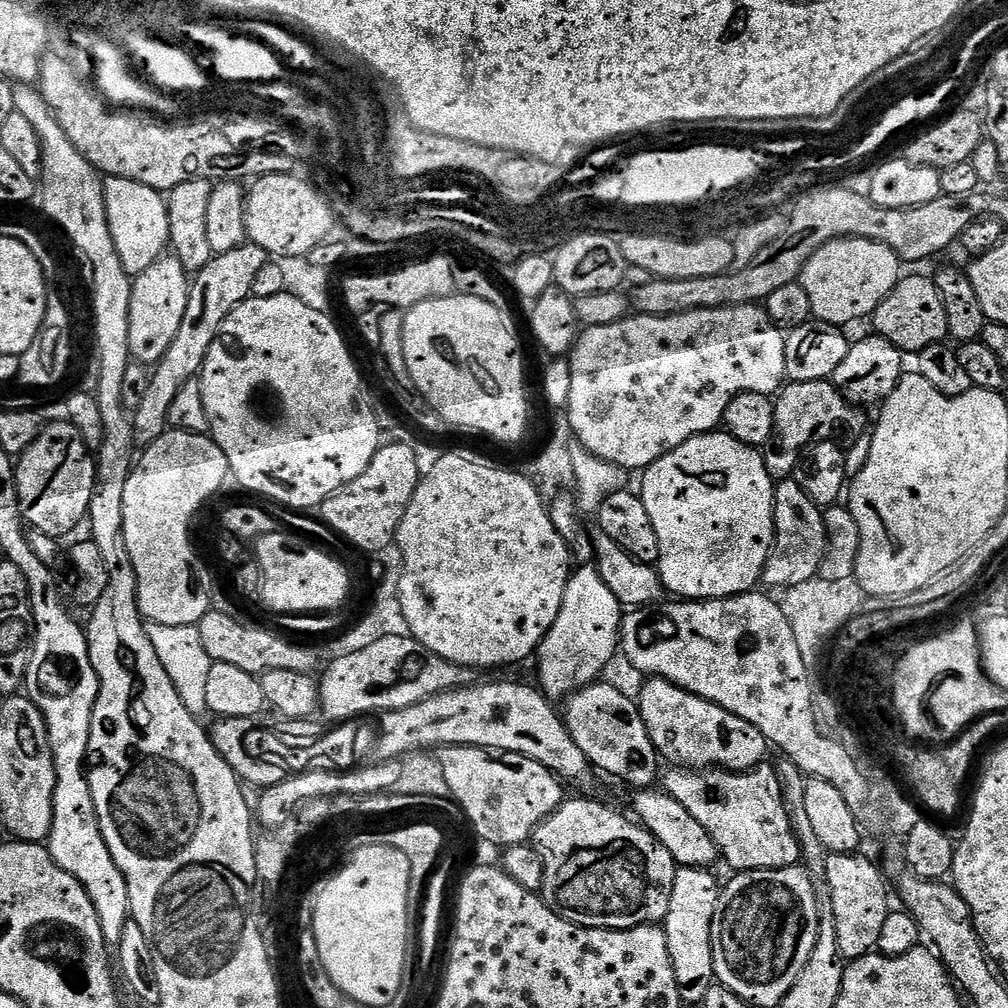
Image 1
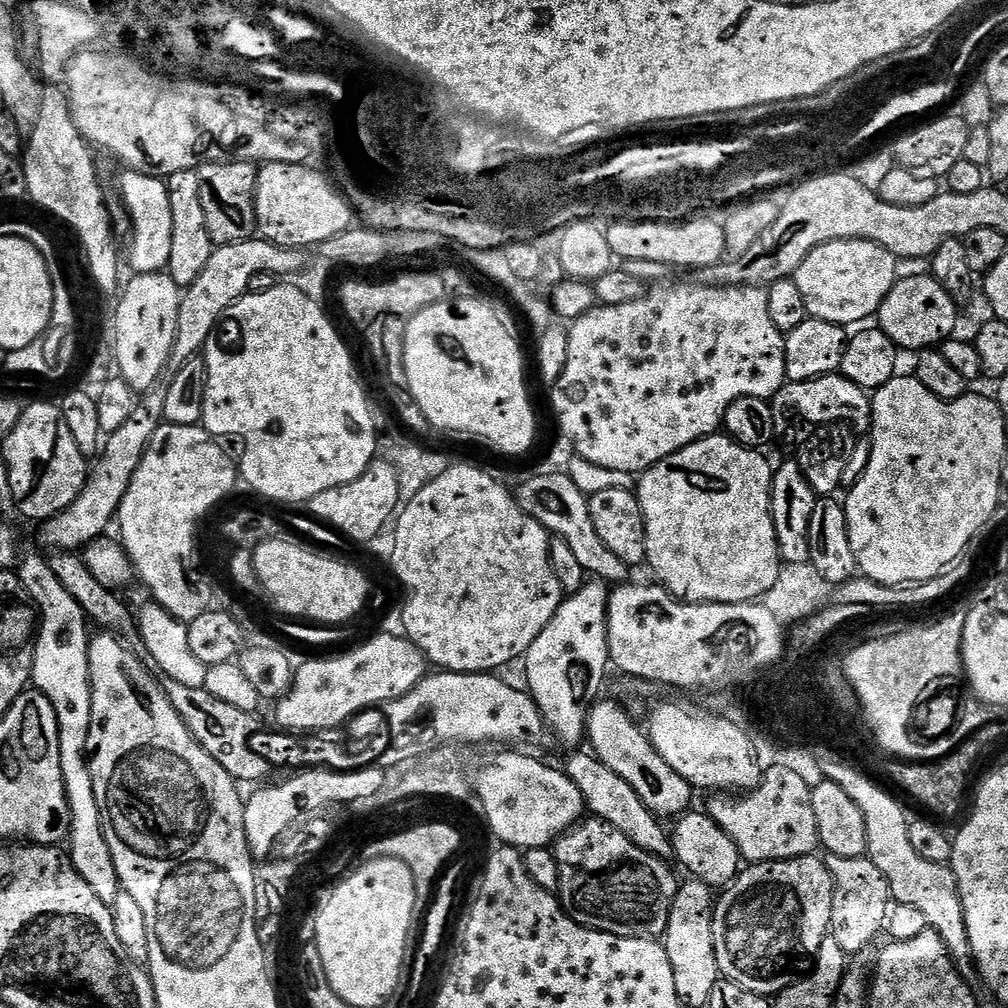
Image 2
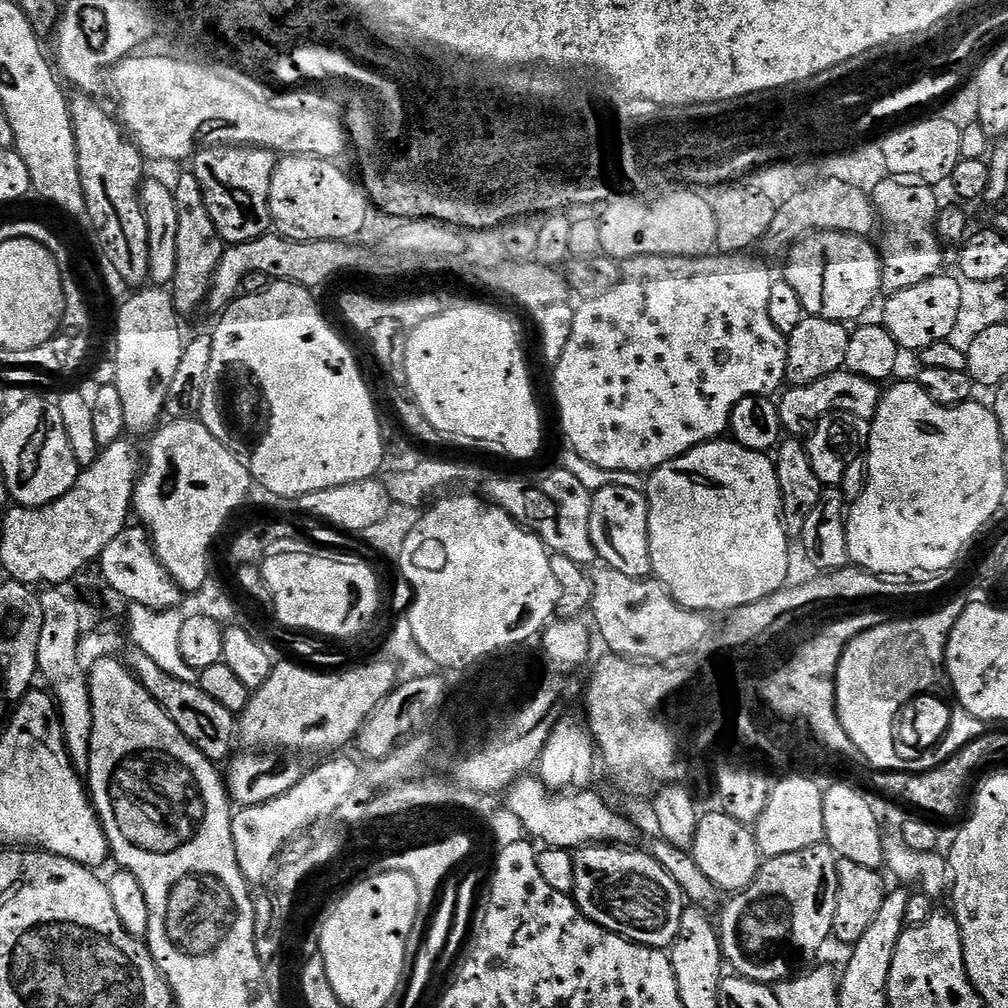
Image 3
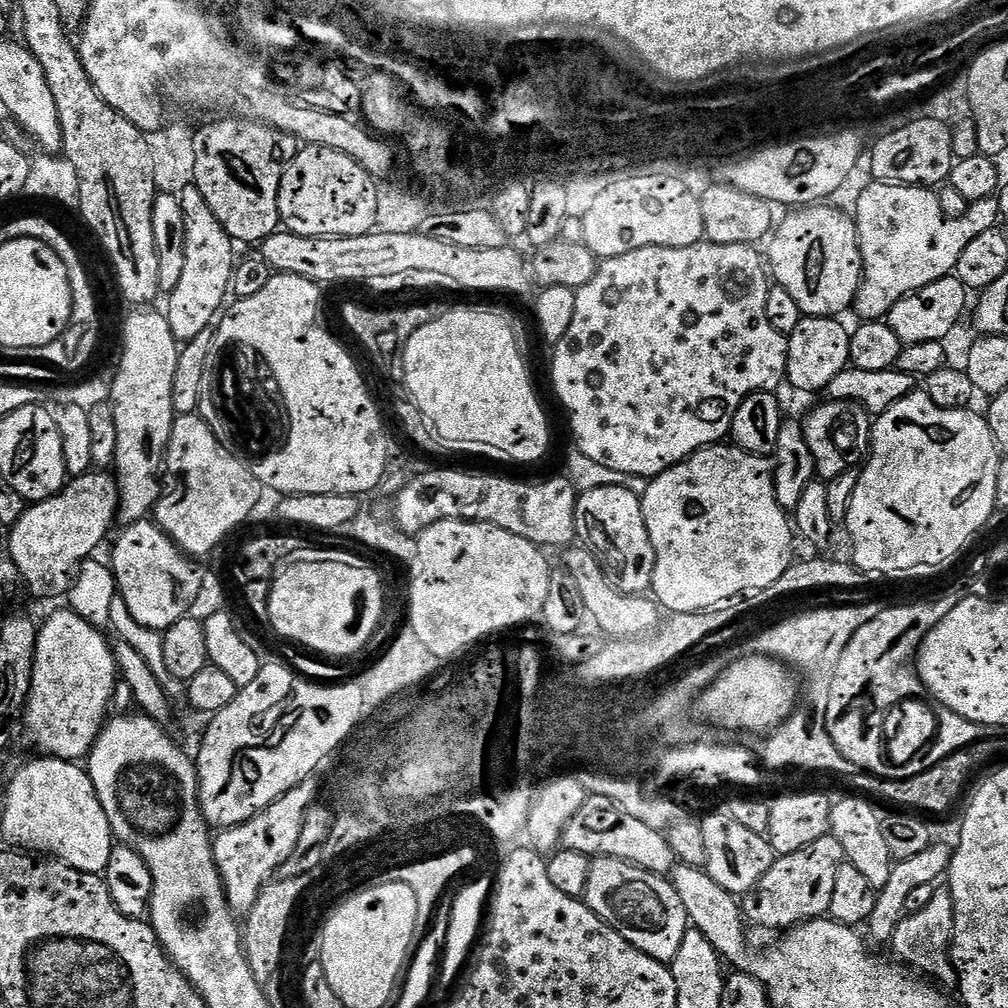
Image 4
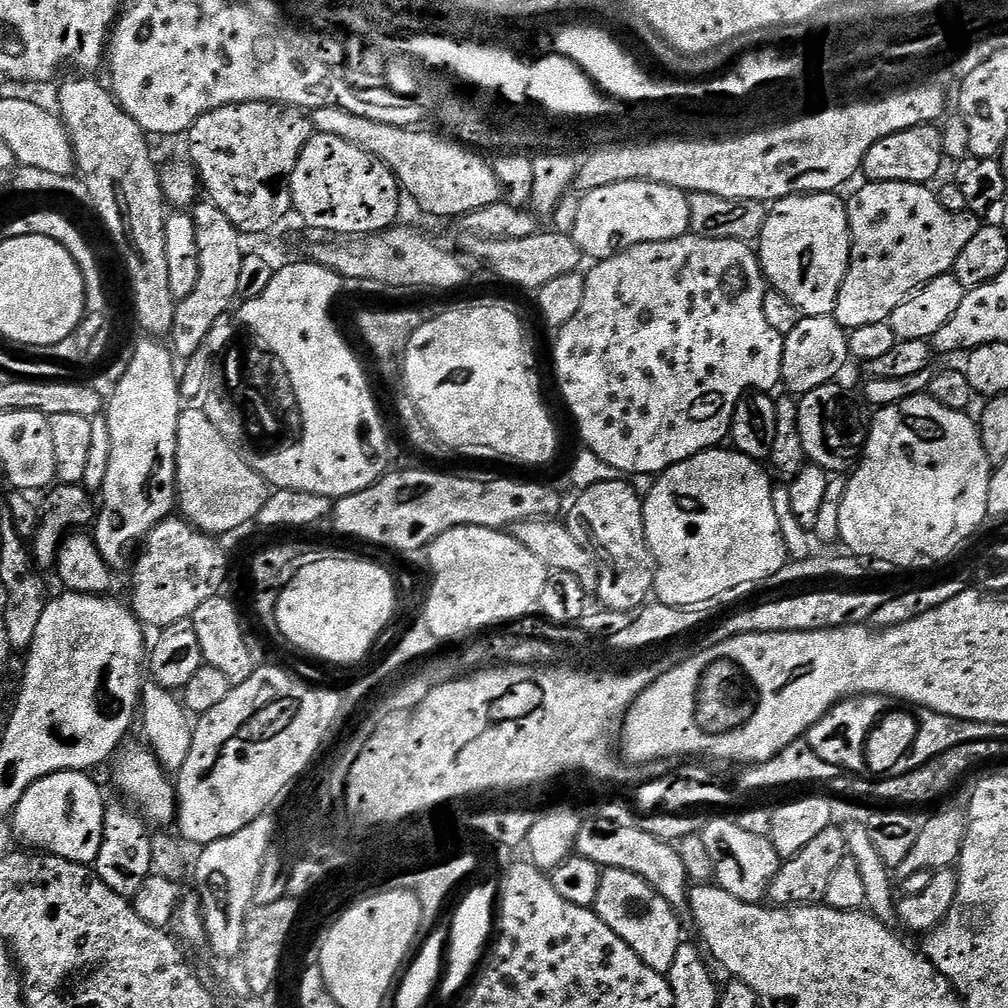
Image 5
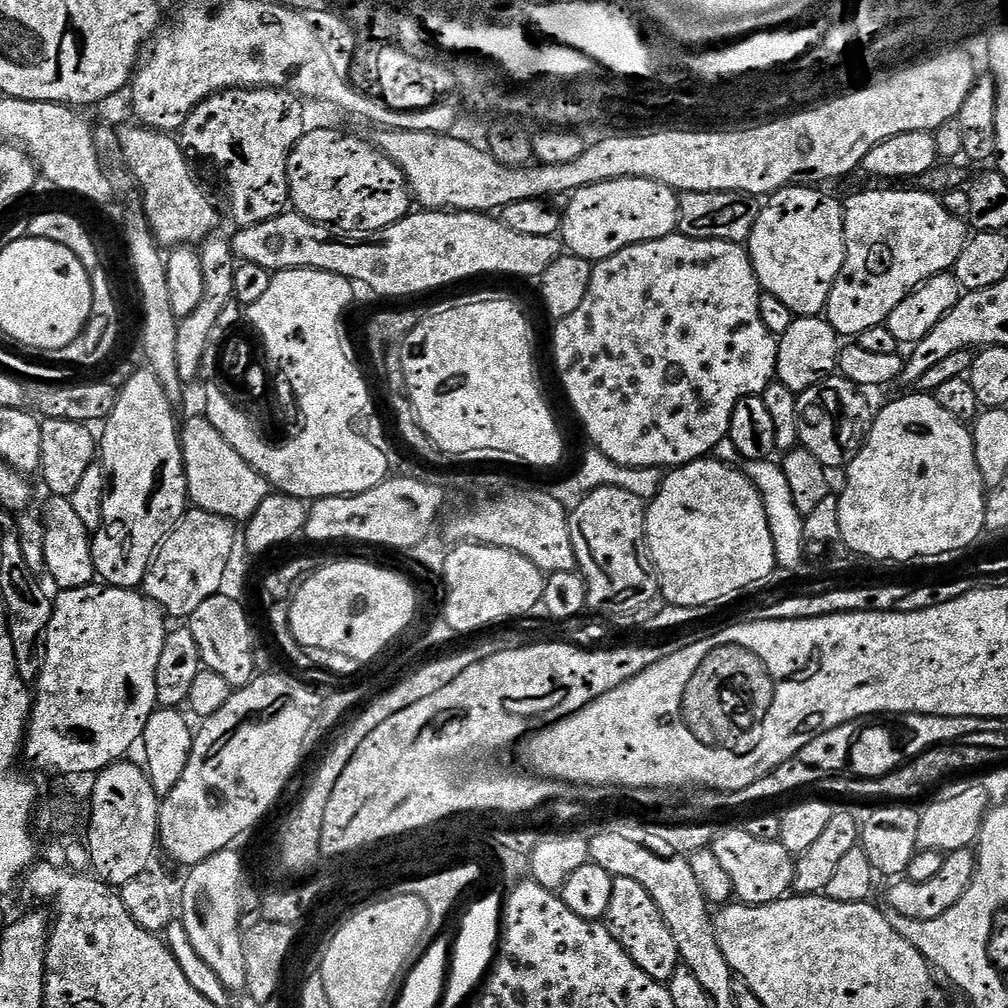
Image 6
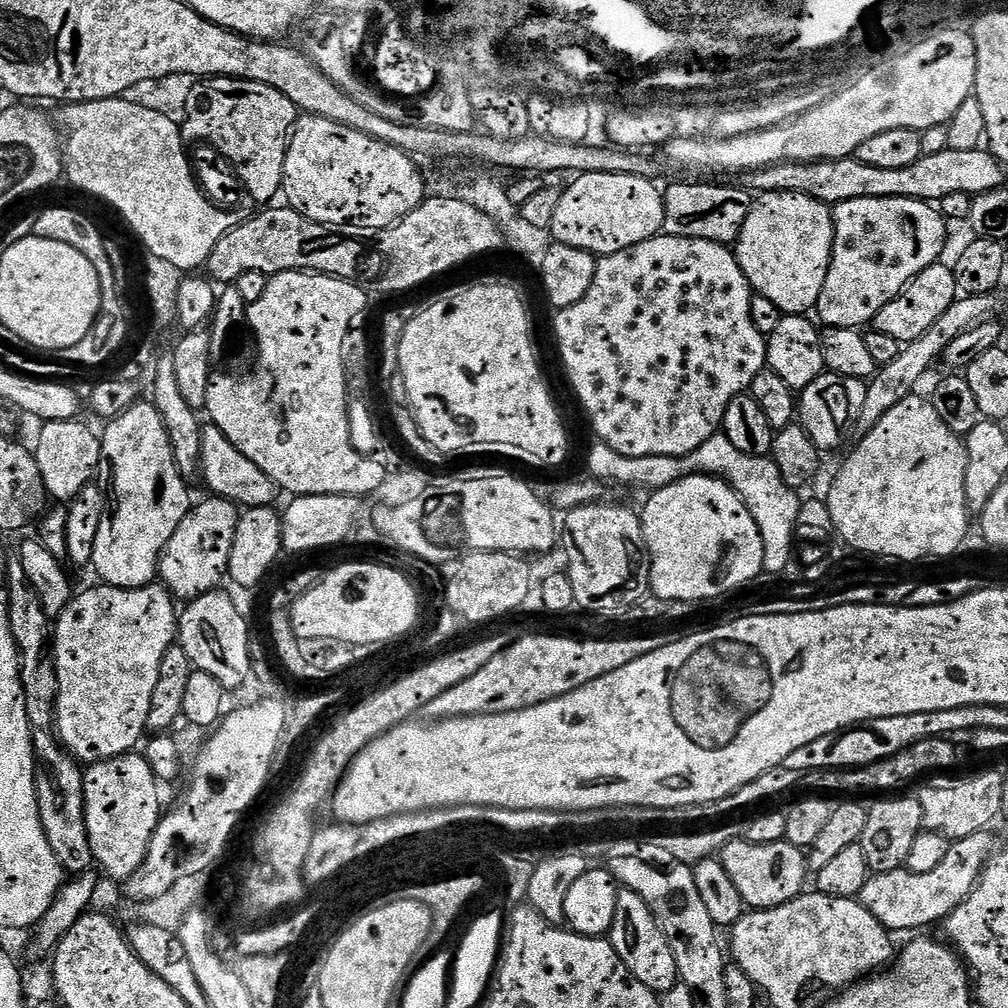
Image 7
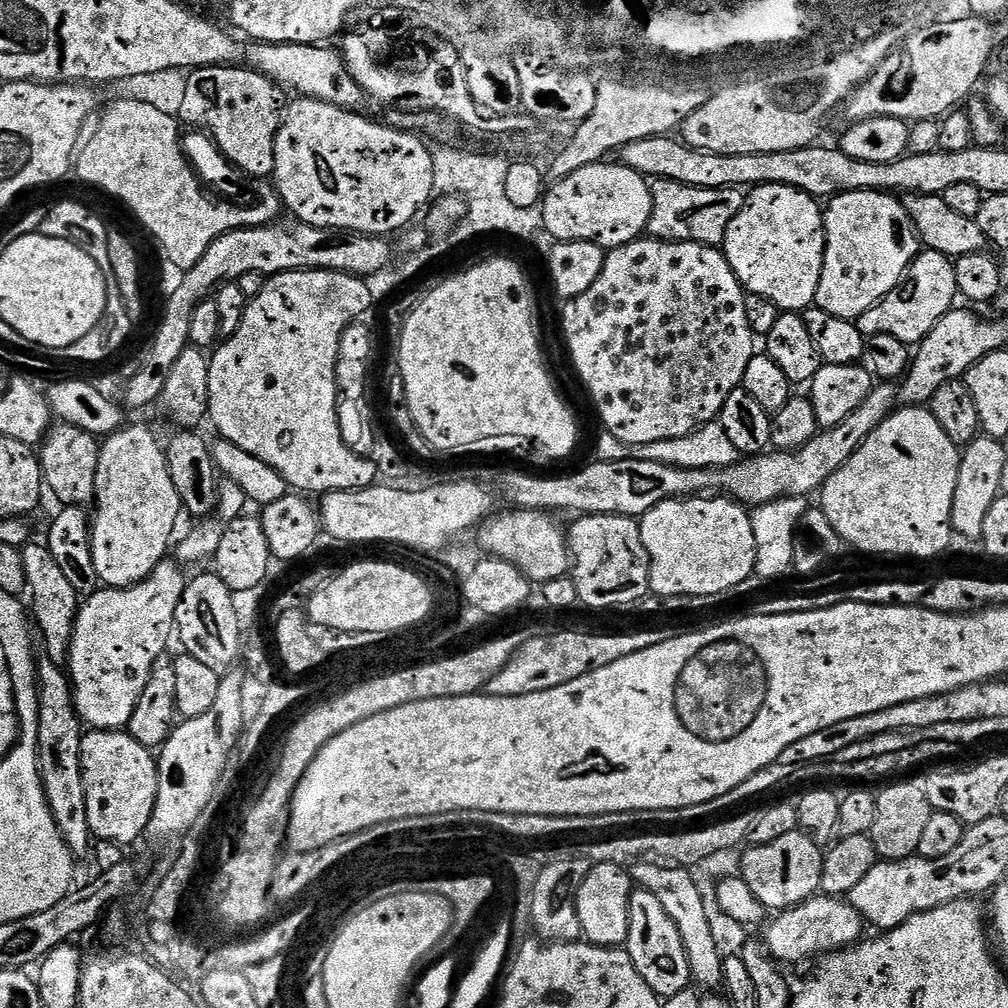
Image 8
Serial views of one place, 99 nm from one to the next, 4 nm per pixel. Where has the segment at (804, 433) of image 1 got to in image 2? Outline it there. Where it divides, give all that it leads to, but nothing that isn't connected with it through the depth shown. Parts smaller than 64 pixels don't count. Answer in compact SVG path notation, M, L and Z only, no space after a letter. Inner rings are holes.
M836 372L814 380L786 382L772 397L771 405L778 420L799 418L799 424L810 426L809 428L839 423L862 436L872 426L872 404L869 393Z

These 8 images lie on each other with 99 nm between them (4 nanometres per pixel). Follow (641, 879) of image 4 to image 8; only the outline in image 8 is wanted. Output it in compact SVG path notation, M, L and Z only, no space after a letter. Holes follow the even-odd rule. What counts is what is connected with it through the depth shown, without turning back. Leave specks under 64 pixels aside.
M643 890L633 891L628 911L627 950L634 962L634 970L646 978L646 986L655 990L656 995L667 998L679 992L689 991L693 983L690 962L686 958L686 946L682 946L682 934L678 934L678 926L662 910L662 902L654 898L654 894Z

